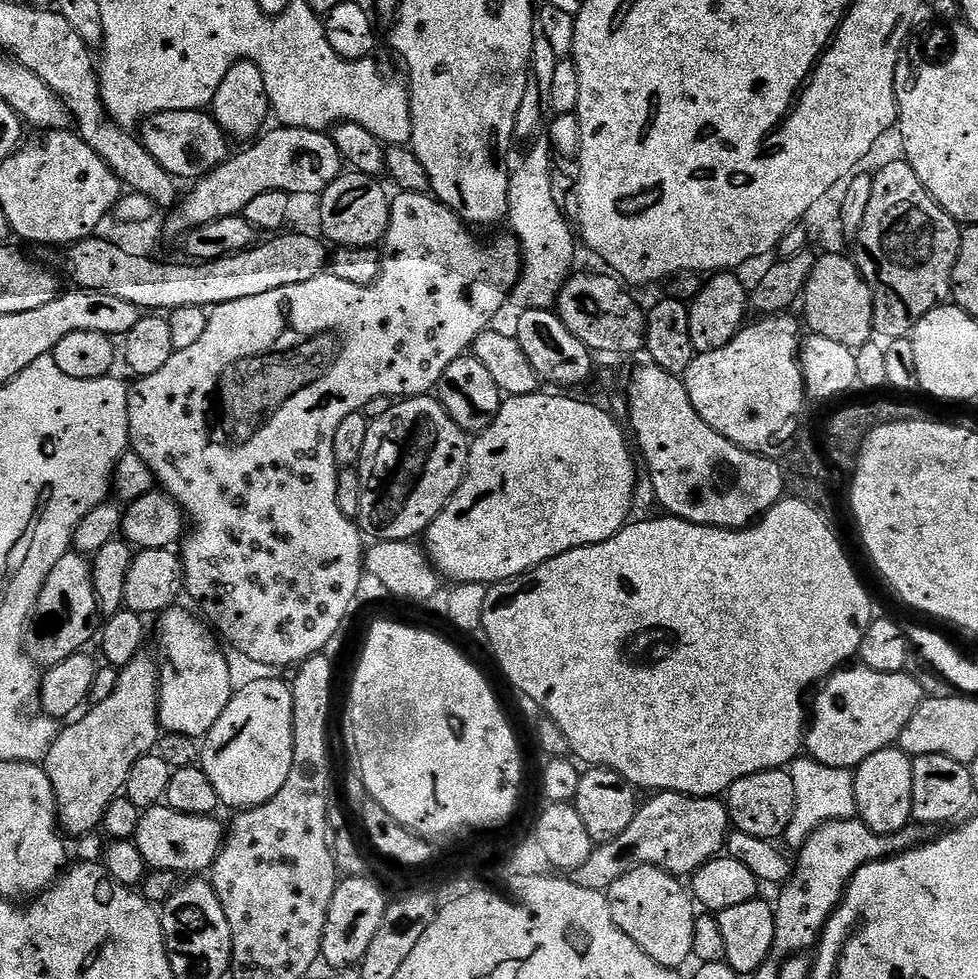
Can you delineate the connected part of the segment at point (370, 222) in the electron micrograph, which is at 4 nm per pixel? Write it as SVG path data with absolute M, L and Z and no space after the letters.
M348 170L322 193L321 230L325 241L341 248L375 248L383 241L390 226L392 200L380 183L377 177Z

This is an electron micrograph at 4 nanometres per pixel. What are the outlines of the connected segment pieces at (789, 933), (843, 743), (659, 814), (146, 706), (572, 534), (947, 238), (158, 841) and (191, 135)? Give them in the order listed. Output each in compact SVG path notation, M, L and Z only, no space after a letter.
M858 818L849 820L828 820L809 834L809 840L798 849L795 857L792 875L784 881L779 889L780 897L774 900L776 917L774 918L774 946L772 956L783 958L794 952L808 952L817 947L820 933L823 932L826 922L834 914L834 910L840 907L840 899L844 891L848 889L848 883L854 878L854 874L862 866L866 866L875 860L887 860L889 856L895 856L897 852L907 852L917 843L915 827L909 826L903 832L895 832L892 836L879 836L874 830L870 830Z
M863 666L852 667L833 672L819 685L816 709L810 712L804 748L822 766L855 770L870 754L893 747L926 696L917 677L906 671L886 674Z
M657 791L641 803L634 814L634 822L605 844L597 844L590 858L571 873L573 884L586 890L607 893L609 888L635 868L654 866L677 878L691 877L703 864L725 851L730 825L728 805L723 799L710 796L684 796L680 792Z
M148 655L135 656L126 667L119 669L120 677L114 694L110 694L106 702L92 704L87 709L88 716L81 715L67 726L61 727L56 741L48 751L48 756L42 761L44 772L56 791L59 823L69 837L70 835L84 836L87 832L92 832L95 828L99 829L103 825L104 815L110 802L114 802L116 797L127 789L130 770L134 770L134 762L138 762L138 758L149 755L155 749L152 747L159 742L160 736L162 737L160 726L162 668L157 657L155 660Z
M541 390L530 394L529 396L509 396L503 401L498 410L498 414L494 418L494 422L490 422L490 426L485 432L479 433L471 441L468 450L468 465L464 471L464 481L458 486L458 490L450 498L450 502L444 507L443 510L438 514L438 518L434 518L434 522L429 526L428 531L423 533L422 544L428 553L428 559L432 561L433 566L436 571L440 573L441 577L445 581L452 580L456 584L486 584L494 585L500 584L503 580L512 580L516 576L523 576L532 571L532 569L537 568L539 564L545 564L550 558L558 558L558 554L566 554L570 550L575 548L581 548L582 546L590 546L591 544L597 544L598 542L606 542L606 538L610 538L614 534L618 534L624 528L624 525L629 523L630 513L633 511L632 499L634 498L634 490L636 488L636 483L638 479L637 472L634 472L634 464L632 462L632 456L628 450L626 440L624 438L623 432L620 430L622 426L621 421L612 416L611 412L607 407L602 406L599 408L596 404L587 404L584 400L575 400L572 394L556 394L560 396L547 396L547 391Z
M892 160L880 173L872 176L874 194L870 194L870 206L866 206L866 218L862 218L860 234L855 241L854 263L872 287L875 299L873 329L884 338L904 338L930 310L939 308L952 294L952 275L960 253L961 225L956 223L934 198L918 182L918 174L908 165L907 160Z
M167 806L146 808L140 813L140 822L134 842L149 869L170 870L177 874L185 874L184 872L204 874L211 869L218 854L224 849L226 828L216 819L215 815L182 814Z
M204 110L159 112L149 116L138 128L138 139L144 148L177 181L195 182L222 166L230 155L230 137L218 126L216 117Z

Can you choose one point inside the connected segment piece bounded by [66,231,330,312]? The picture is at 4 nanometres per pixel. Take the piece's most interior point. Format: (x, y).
(285, 259)

